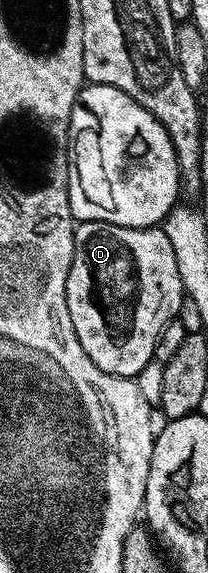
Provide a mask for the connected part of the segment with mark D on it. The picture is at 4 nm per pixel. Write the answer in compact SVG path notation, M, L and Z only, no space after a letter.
M76 222L73 261L67 278L67 308L77 341L81 341L81 349L85 349L89 361L93 361L97 369L121 379L134 380L154 360L157 341L165 325L178 316L184 296L173 247L163 229Z

